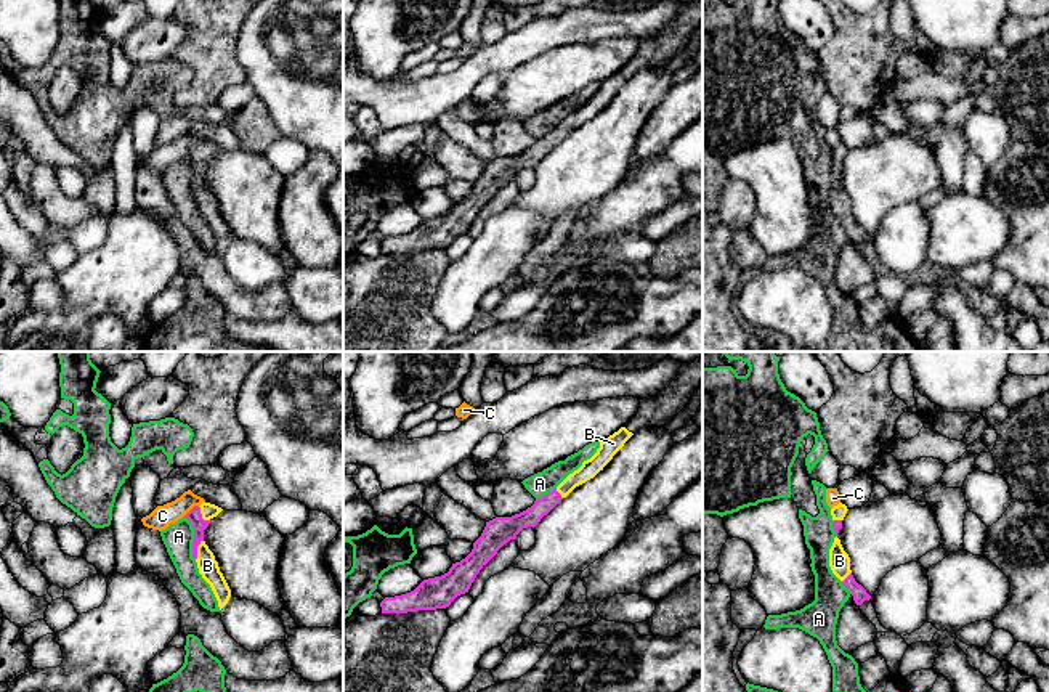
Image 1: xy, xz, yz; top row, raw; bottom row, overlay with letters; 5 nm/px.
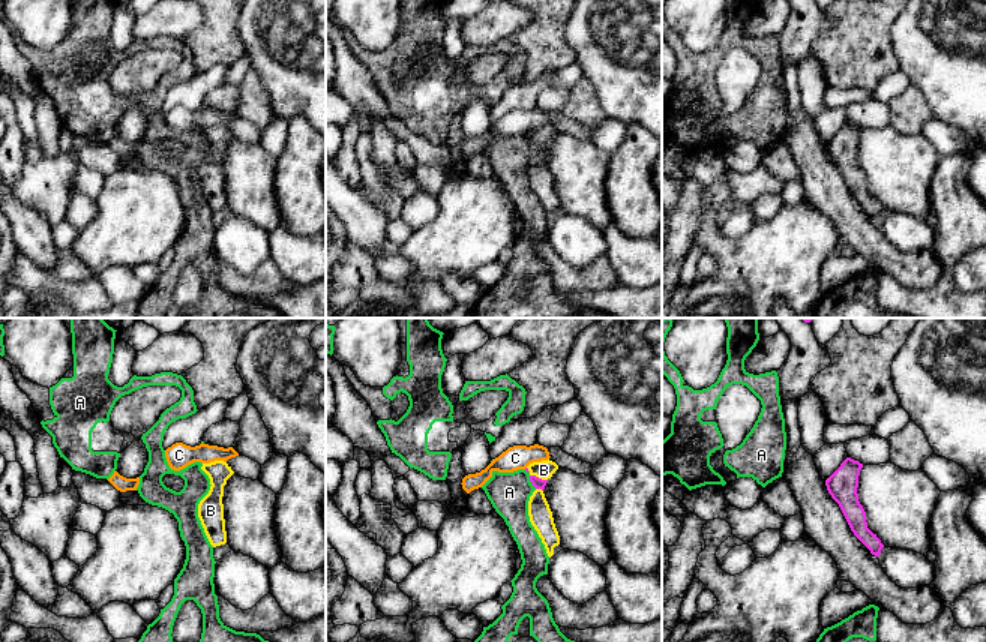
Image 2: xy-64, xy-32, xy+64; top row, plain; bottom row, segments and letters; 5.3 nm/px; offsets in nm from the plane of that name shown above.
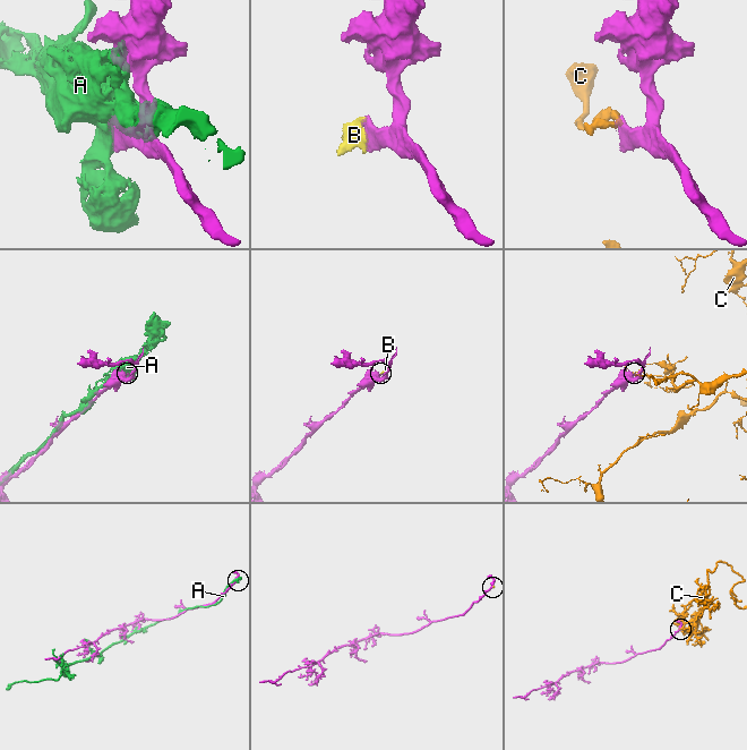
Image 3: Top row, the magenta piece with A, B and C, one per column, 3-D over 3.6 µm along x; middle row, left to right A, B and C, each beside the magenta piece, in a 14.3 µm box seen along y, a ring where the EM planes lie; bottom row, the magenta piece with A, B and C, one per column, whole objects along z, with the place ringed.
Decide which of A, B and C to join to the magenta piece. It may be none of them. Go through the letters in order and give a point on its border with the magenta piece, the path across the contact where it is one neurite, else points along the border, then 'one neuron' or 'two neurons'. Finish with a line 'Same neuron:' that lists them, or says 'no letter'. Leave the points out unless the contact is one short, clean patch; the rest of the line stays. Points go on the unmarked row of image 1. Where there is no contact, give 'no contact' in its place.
A: contact xy (194, 179); two neurons
B: contact xy (196, 190); way xy (194, 156), (198, 159), (196, 190), (207, 206); one neuron
C: contact xy (191, 150); border xy (198, 145), (182, 158); two neurons
Same neuron: B

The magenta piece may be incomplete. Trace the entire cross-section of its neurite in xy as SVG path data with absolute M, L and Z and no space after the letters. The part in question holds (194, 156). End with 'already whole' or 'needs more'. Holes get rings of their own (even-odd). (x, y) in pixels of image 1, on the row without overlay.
M202 143L200 146L194 146L183 159L188 159L194 169L194 181L192 181L192 197L197 202L199 214L210 225L220 250L228 244L231 238L231 230L220 212L218 202L215 201L213 193L204 181L204 170L209 167L210 161L217 157L223 149Z | needs more

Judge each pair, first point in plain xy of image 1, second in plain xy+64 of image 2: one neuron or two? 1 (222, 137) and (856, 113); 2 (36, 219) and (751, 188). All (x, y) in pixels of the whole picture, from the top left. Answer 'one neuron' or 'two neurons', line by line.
1: one neuron
2: two neurons

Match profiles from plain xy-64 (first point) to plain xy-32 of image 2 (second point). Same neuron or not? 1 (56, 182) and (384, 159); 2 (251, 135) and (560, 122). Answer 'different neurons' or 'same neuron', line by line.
1: different neurons
2: same neuron

